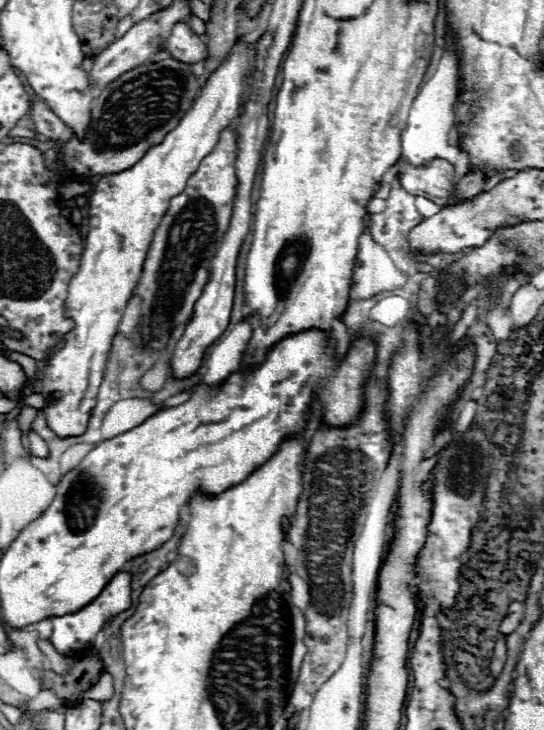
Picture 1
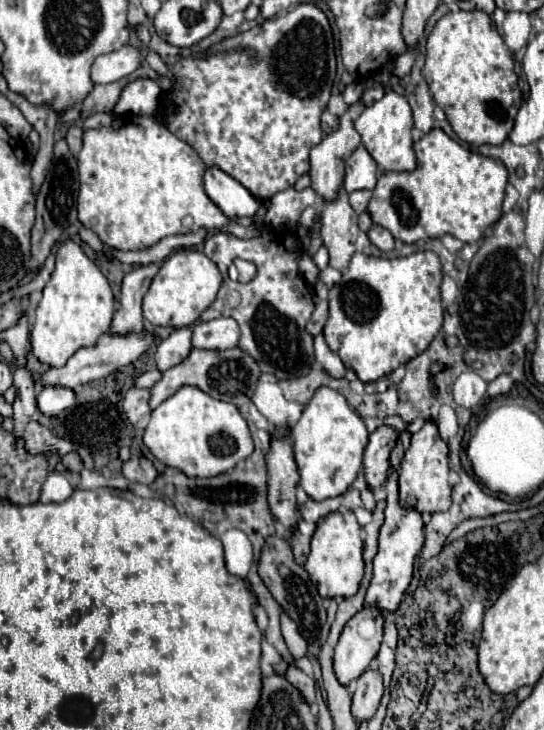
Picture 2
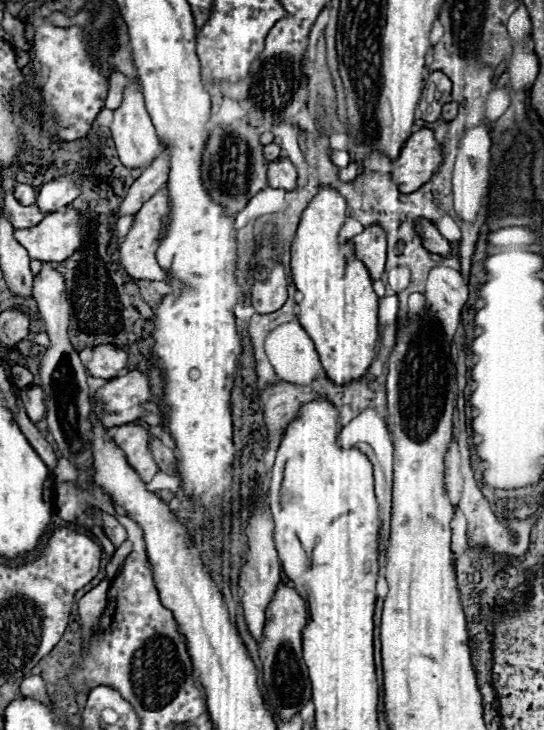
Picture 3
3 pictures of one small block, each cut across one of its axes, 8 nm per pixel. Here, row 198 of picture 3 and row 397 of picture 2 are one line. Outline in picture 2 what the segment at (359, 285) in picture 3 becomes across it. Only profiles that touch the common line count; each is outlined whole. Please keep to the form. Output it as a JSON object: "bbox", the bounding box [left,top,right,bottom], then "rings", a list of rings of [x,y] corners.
{"bbox":[292,386,368,502],"rings":[[[320,386],[312,400],[304,406],[302,418],[292,428],[294,460],[300,472],[300,486],[306,494],[320,502],[344,494],[362,470],[362,454],[368,442],[368,430],[346,398],[326,386]]]}

